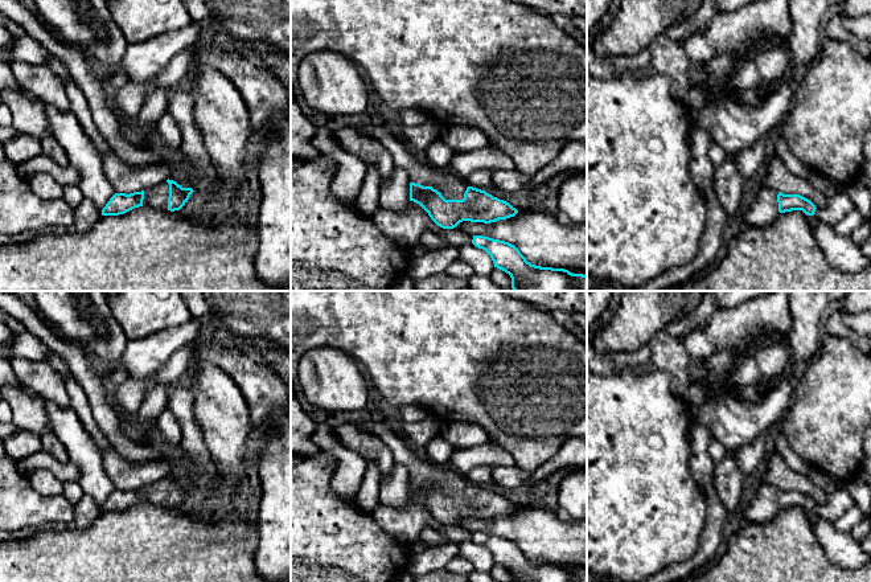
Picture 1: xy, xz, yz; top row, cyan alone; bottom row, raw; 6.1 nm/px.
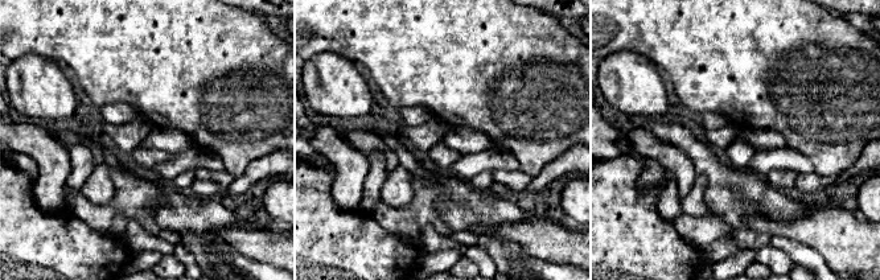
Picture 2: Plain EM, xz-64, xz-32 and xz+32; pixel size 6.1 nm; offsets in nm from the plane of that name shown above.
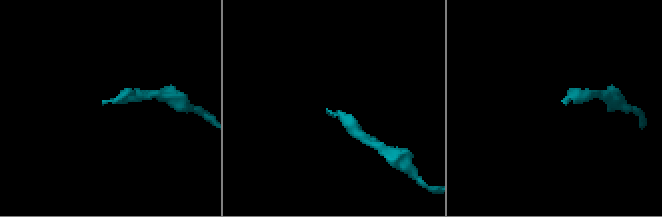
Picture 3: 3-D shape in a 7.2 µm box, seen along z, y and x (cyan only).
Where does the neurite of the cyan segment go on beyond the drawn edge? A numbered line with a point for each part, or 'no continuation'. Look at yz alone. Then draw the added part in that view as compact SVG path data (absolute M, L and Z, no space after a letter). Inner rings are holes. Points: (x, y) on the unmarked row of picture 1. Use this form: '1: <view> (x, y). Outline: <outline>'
1: yz (763, 507). Outline: M764 481L748 504L744 522L765 524L771 521L780 511L777 491L777 487Z

